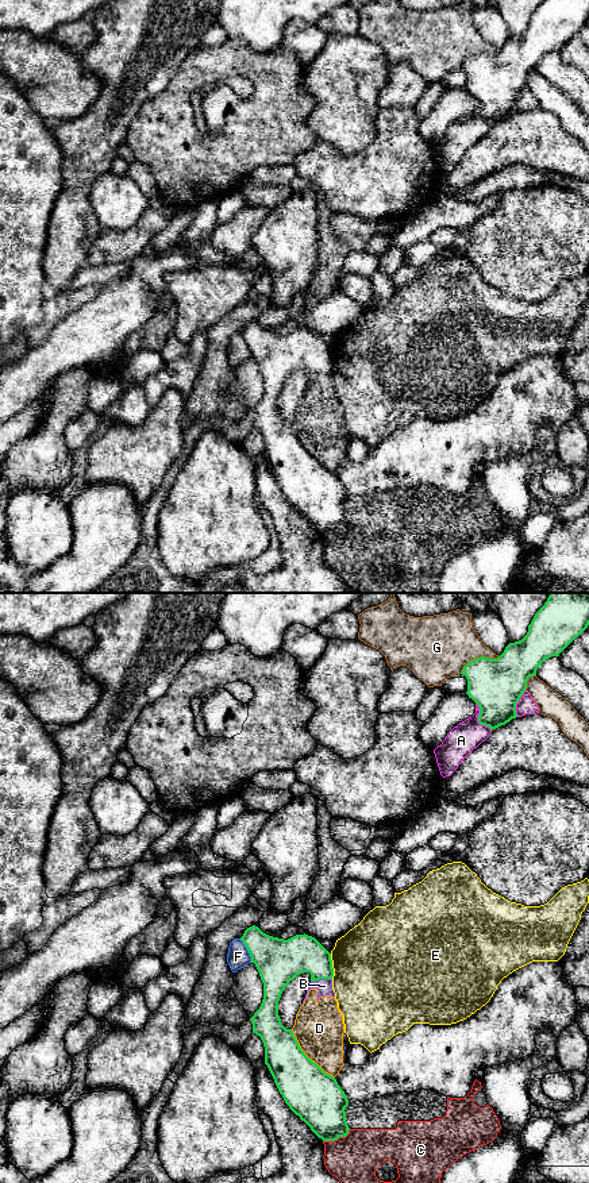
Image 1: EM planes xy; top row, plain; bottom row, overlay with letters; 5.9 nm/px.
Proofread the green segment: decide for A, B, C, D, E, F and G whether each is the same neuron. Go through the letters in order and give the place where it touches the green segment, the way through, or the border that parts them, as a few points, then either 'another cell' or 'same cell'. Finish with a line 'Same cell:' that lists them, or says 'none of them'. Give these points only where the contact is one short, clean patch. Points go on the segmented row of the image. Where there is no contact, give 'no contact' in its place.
A: contact xy (478, 719); another cell
B: contact xy (320, 978); border xy (331, 978), (319, 978), (311, 982); another cell
C: contact xy (337, 1139); another cell
D: contact xy (307, 1056); another cell
E: contact xy (331, 966); another cell
F: contact xy (247, 950); border xy (239, 939), (251, 962); another cell
G: contact xy (478, 658); another cell
Same cell: none of them

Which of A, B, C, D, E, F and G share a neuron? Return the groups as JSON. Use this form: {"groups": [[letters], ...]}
{"groups": [["A"], ["B", "D"], ["C"], ["E"], ["F"], ["G"]]}

